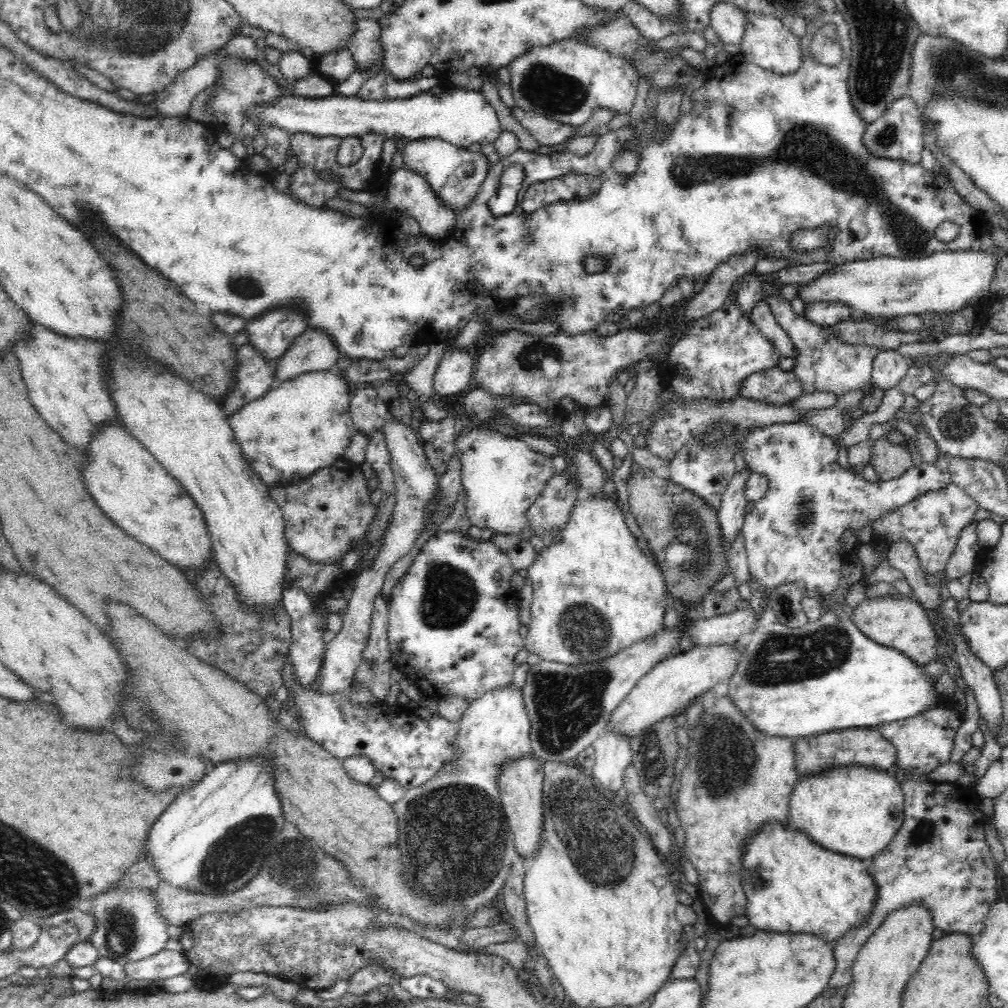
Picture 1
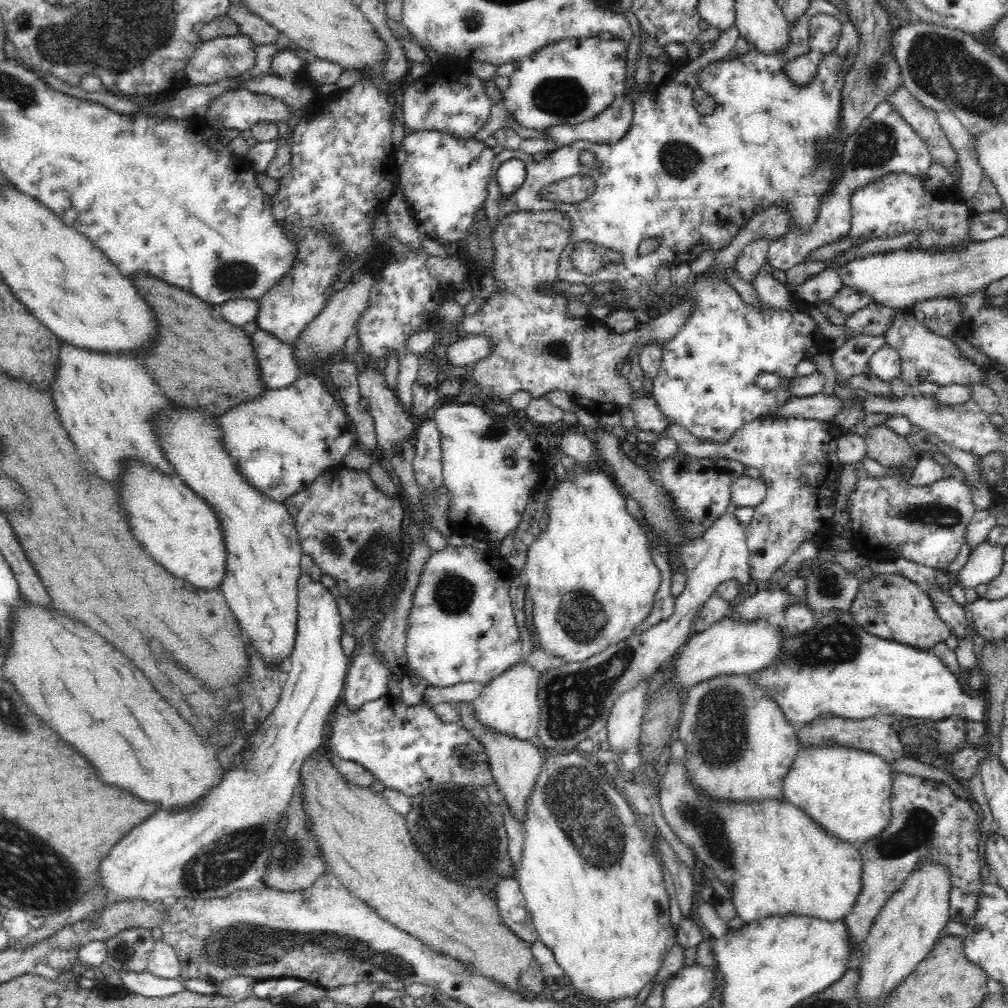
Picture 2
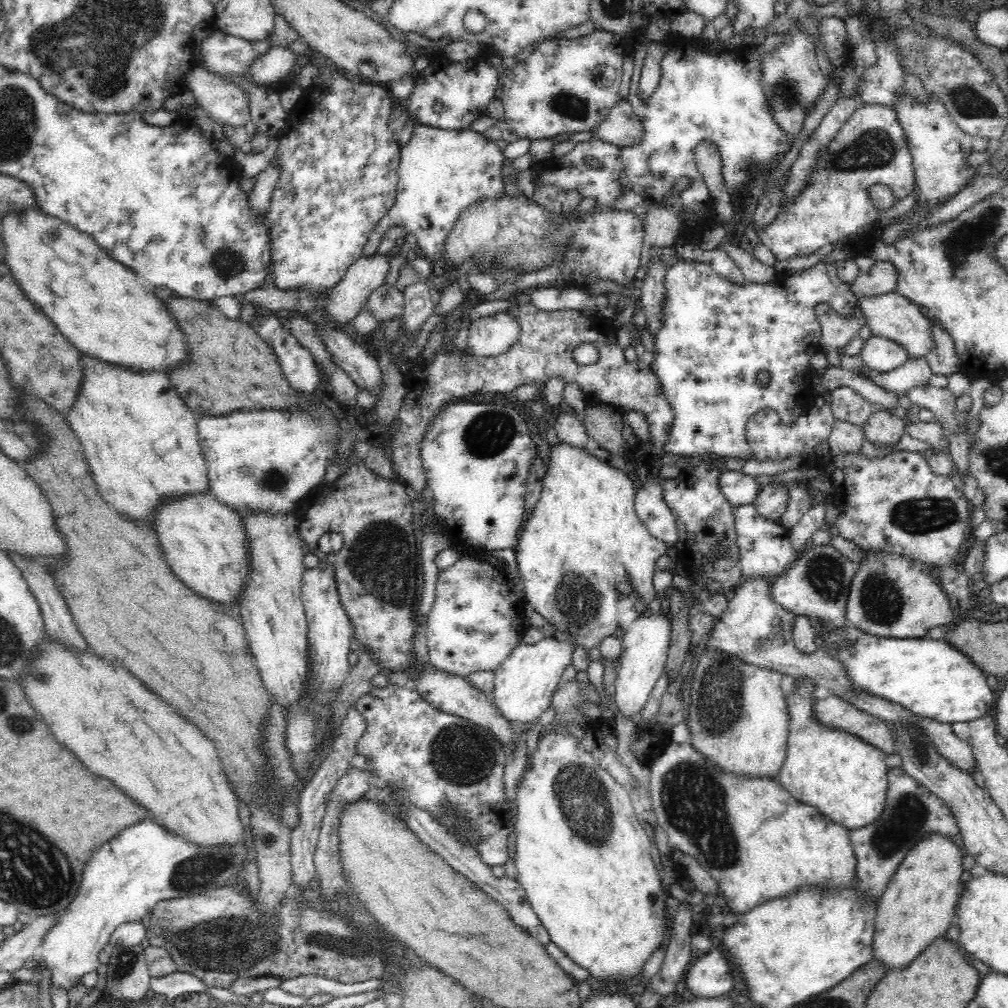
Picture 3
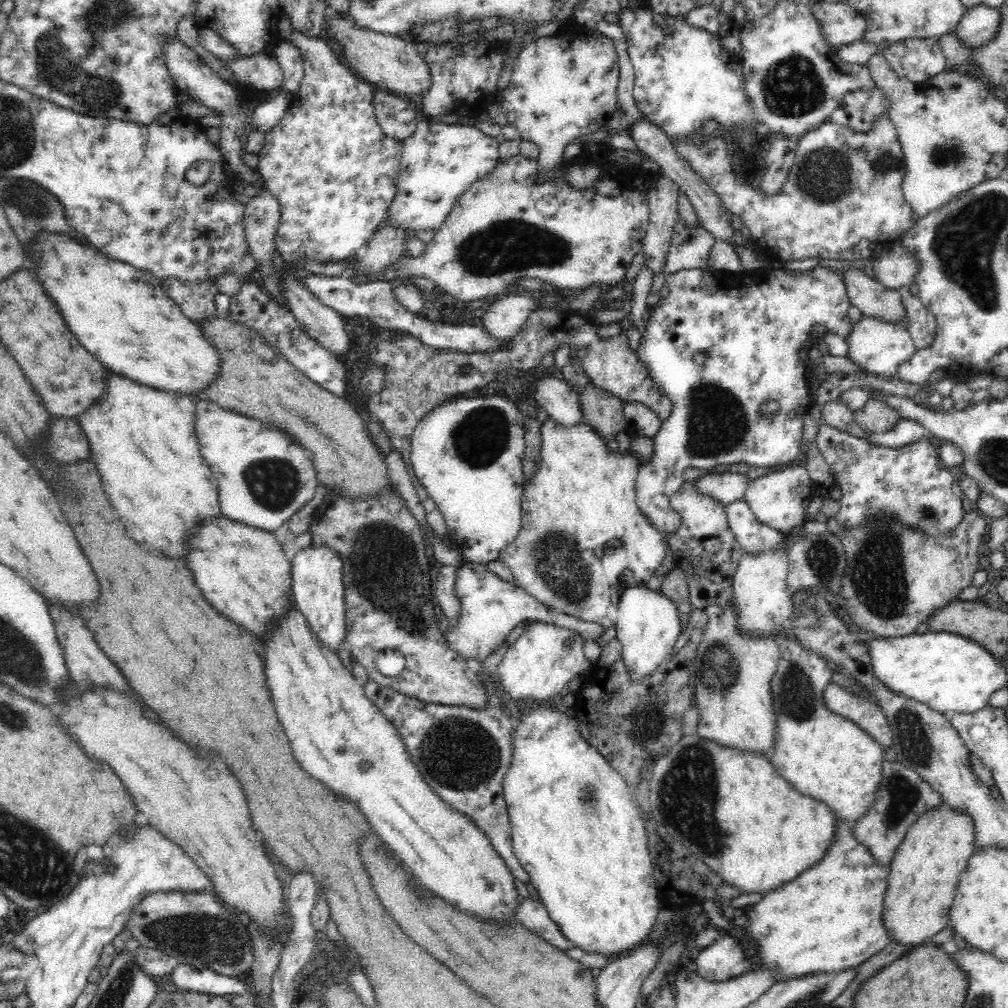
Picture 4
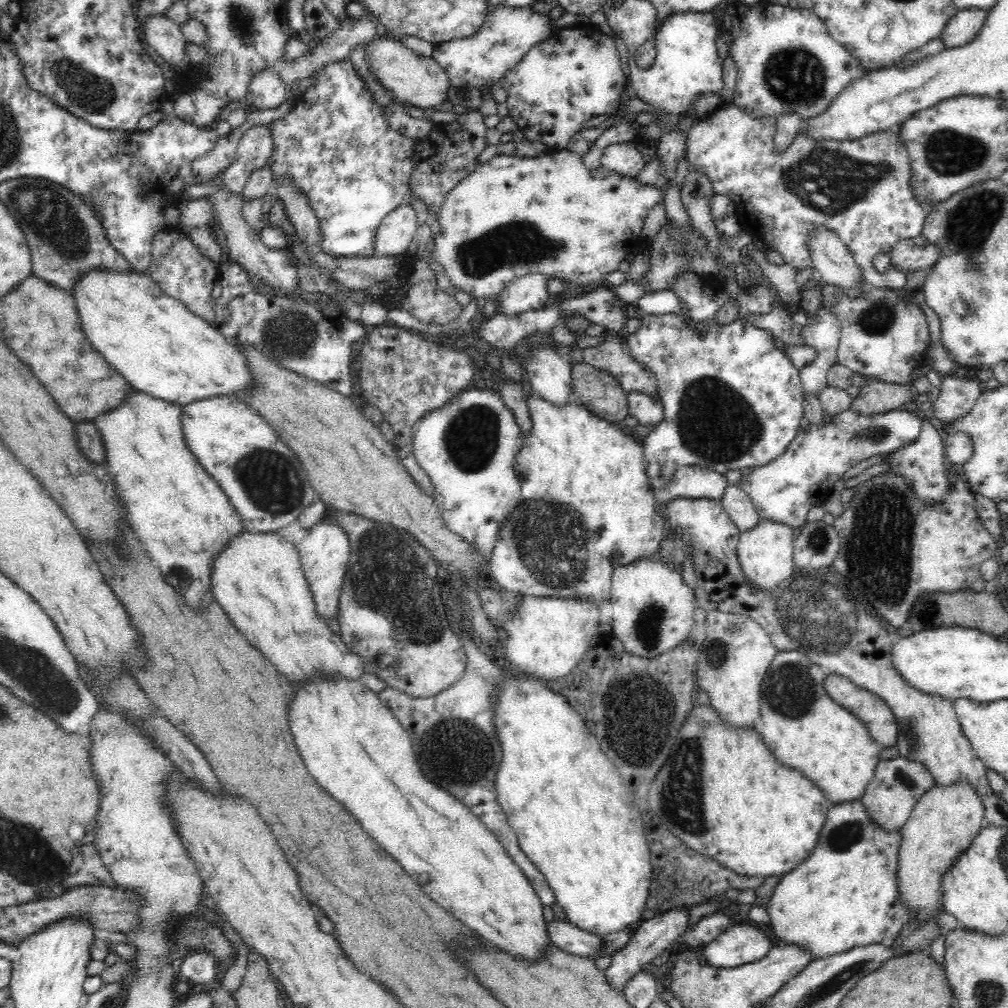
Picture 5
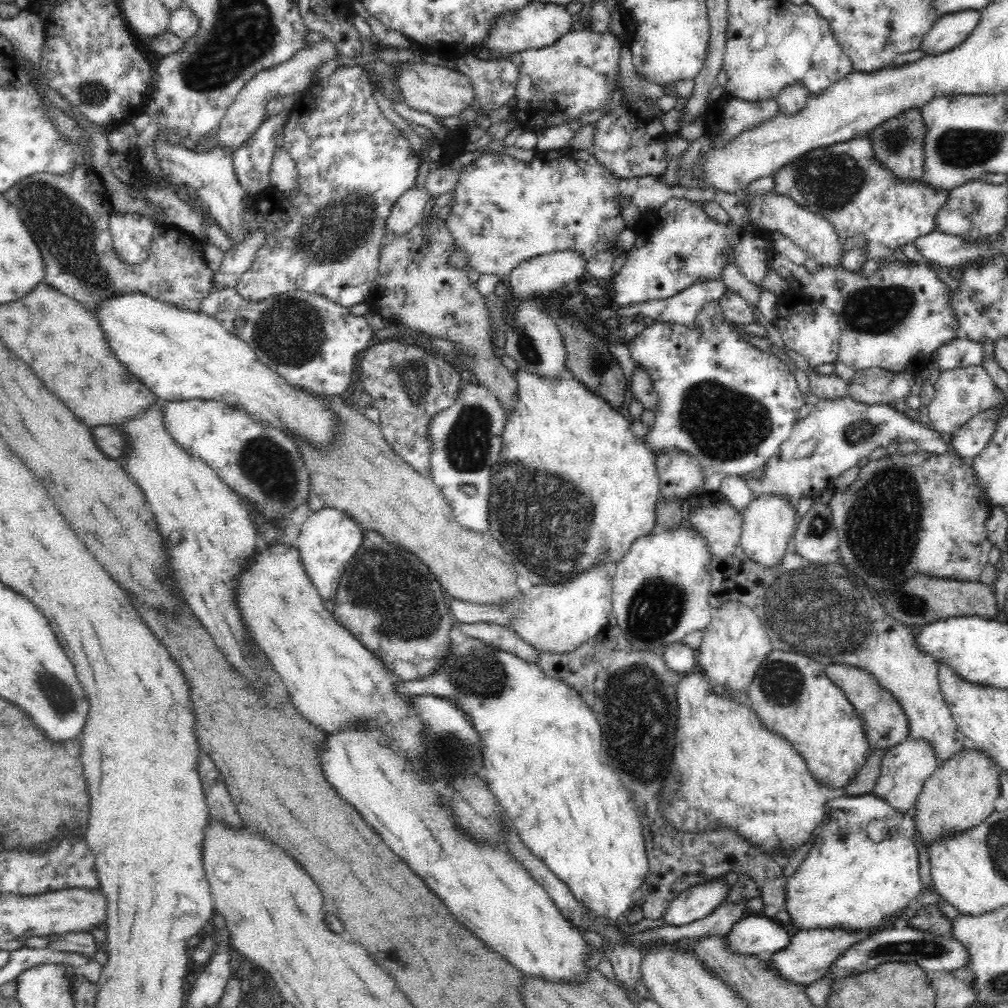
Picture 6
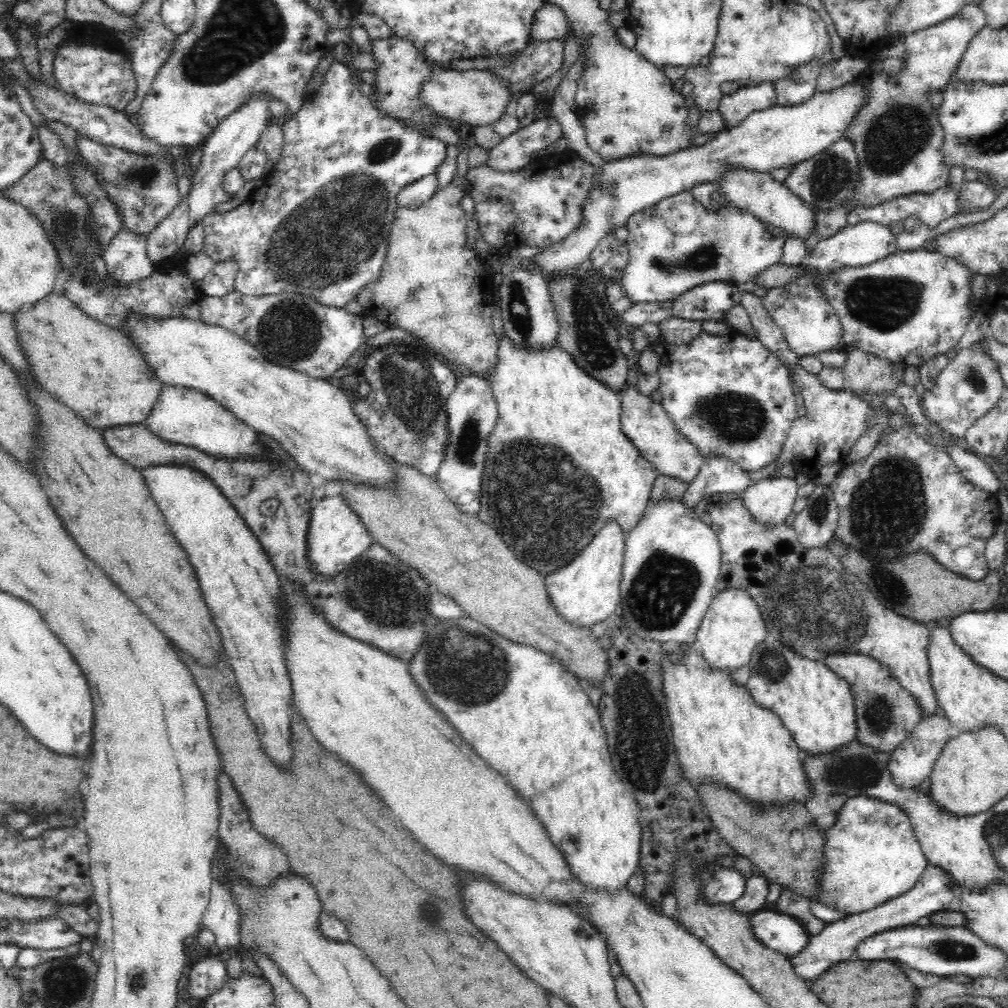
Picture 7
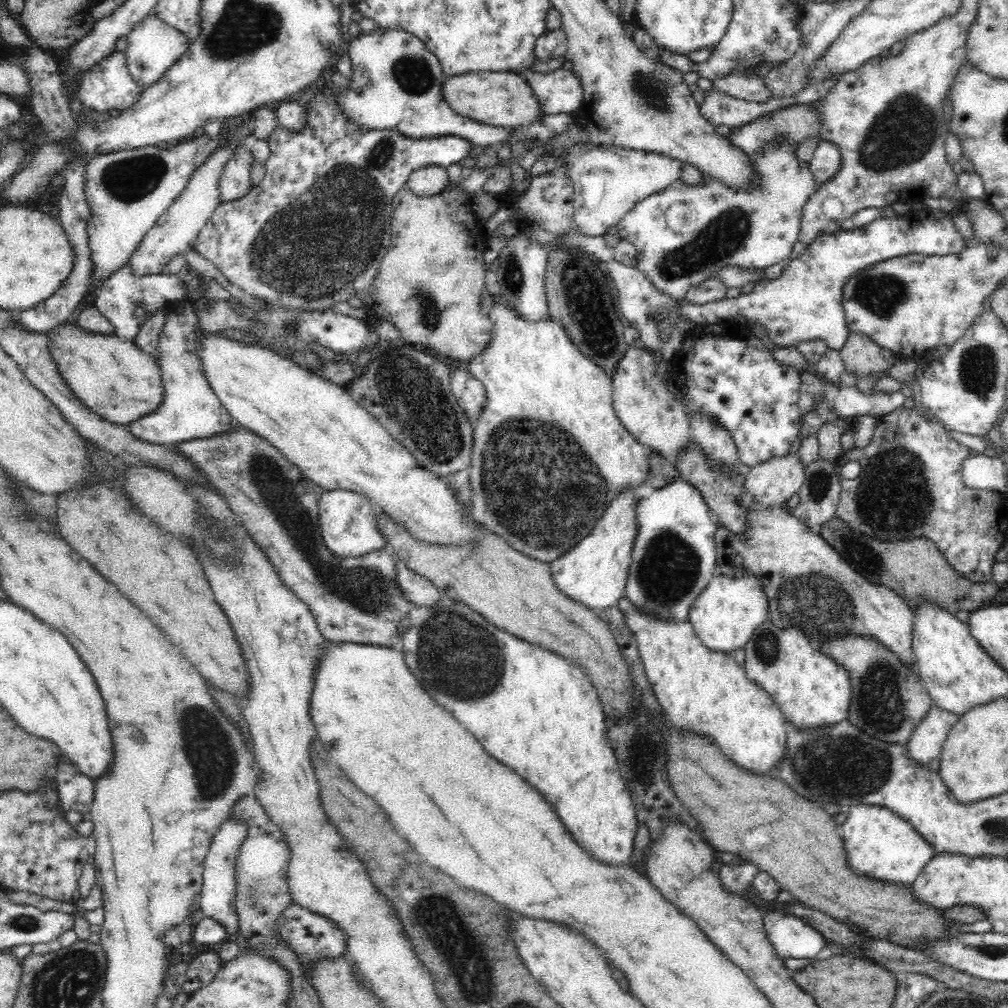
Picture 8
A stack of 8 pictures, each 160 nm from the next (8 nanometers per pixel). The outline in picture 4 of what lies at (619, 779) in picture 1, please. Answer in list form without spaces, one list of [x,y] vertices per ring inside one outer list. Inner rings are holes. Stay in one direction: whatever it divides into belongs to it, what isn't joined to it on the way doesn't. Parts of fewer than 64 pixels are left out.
[[[643,582],[622,590],[617,600],[616,637],[622,645],[621,659],[630,683],[644,681],[668,657],[681,634],[680,617],[674,603],[661,591],[650,591]]]

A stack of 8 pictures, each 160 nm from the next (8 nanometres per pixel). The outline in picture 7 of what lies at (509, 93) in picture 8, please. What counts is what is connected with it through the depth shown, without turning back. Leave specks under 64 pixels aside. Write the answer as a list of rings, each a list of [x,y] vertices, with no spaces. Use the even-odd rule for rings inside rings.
[[[449,69],[435,70],[422,84],[418,97],[420,97],[420,104],[426,105],[430,111],[436,112],[446,120],[466,122],[473,128],[490,125],[505,112],[512,111],[511,105],[508,105],[511,95],[503,83],[499,82],[494,74],[477,69],[461,70],[460,72]]]

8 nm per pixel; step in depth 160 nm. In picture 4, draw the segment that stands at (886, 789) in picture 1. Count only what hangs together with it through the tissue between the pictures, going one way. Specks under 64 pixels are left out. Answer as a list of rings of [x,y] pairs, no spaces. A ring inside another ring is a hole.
[[[797,640],[779,643],[779,661],[771,680],[777,739],[771,765],[798,793],[828,805],[838,820],[855,823],[874,804],[882,782],[883,750],[850,719],[831,713],[824,705],[830,667]]]

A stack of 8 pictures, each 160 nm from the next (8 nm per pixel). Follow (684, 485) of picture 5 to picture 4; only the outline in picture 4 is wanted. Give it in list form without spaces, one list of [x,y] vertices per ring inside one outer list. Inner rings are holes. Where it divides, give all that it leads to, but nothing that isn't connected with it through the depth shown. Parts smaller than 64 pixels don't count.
[[[708,473],[706,476],[695,480],[695,488],[702,495],[712,496],[712,499],[724,506],[745,500],[750,480],[744,473]]]

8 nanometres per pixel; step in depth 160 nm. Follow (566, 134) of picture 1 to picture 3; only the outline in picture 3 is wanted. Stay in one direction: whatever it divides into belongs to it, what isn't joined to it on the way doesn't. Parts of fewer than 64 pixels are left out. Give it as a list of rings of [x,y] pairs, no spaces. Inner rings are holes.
[[[619,97],[606,118],[590,130],[592,138],[618,147],[632,147],[642,138],[642,121],[636,116],[631,102]]]

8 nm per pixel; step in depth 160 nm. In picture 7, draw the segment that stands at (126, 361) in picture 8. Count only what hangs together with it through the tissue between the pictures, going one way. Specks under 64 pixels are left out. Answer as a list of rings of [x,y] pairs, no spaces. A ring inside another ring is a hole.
[[[56,292],[14,312],[12,317],[18,347],[24,353],[33,378],[44,390],[72,409],[86,424],[100,431],[113,426],[144,424],[158,402],[163,386],[154,373],[150,373],[144,357],[124,333],[98,322],[96,318],[90,318],[89,314],[80,310],[79,305]]]

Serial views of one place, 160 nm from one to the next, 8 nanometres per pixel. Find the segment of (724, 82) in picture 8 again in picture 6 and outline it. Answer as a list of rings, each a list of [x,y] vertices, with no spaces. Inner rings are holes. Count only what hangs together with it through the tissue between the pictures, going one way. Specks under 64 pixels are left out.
[[[725,92],[719,99],[707,107],[705,113],[705,134],[711,142],[711,150],[724,148],[728,144],[732,144],[739,134],[751,130],[760,124],[772,120],[780,114],[777,100],[759,100],[754,102],[746,102],[736,97],[731,97],[729,92]]]

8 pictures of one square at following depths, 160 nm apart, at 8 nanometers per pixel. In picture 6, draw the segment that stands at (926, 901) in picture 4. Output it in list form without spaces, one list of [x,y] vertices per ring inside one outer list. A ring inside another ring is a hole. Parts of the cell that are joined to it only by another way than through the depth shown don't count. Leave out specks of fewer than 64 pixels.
[[[970,746],[955,754],[953,759],[943,762],[924,783],[913,809],[914,837],[918,838],[918,840],[914,840],[916,848],[920,843],[927,851],[936,841],[957,836],[958,833],[966,833],[995,813],[994,800],[1000,796],[998,793],[1000,772],[992,759],[988,761],[988,757],[984,753],[980,753]]]

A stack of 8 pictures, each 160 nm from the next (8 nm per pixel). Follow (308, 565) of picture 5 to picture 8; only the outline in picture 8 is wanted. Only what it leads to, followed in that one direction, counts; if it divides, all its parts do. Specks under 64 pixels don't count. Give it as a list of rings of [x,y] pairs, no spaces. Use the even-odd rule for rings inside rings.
[[[337,489],[324,491],[318,498],[320,536],[324,546],[334,557],[352,561],[358,556],[385,547],[384,537],[377,528],[377,510],[363,495]]]

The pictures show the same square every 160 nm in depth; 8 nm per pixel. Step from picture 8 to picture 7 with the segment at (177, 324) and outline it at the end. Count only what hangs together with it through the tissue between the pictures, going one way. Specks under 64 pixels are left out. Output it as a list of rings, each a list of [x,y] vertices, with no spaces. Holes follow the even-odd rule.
[[[164,385],[158,402],[144,424],[150,432],[164,440],[198,449],[218,459],[266,461],[280,465],[280,469],[301,470],[298,463],[271,436],[254,430],[207,394],[194,389]]]

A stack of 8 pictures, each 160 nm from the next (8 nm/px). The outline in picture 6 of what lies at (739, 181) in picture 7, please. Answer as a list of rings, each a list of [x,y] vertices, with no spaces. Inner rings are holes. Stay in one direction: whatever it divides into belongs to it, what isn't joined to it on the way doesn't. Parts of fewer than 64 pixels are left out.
[[[774,191],[758,197],[747,207],[752,224],[765,232],[781,232],[784,236],[791,238],[796,246],[799,246],[807,258],[814,260],[819,267],[832,267],[842,269],[841,258],[843,255],[841,239],[835,231],[832,223],[813,210],[806,210],[796,205],[788,197],[774,195]]]

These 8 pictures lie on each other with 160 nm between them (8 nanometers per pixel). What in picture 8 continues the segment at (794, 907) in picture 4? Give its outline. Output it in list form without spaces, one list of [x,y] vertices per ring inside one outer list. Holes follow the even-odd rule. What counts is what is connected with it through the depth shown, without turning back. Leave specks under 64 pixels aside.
[[[854,804],[844,809],[846,820],[839,826],[846,865],[858,877],[909,887],[935,855],[932,846],[894,811],[878,805]]]

